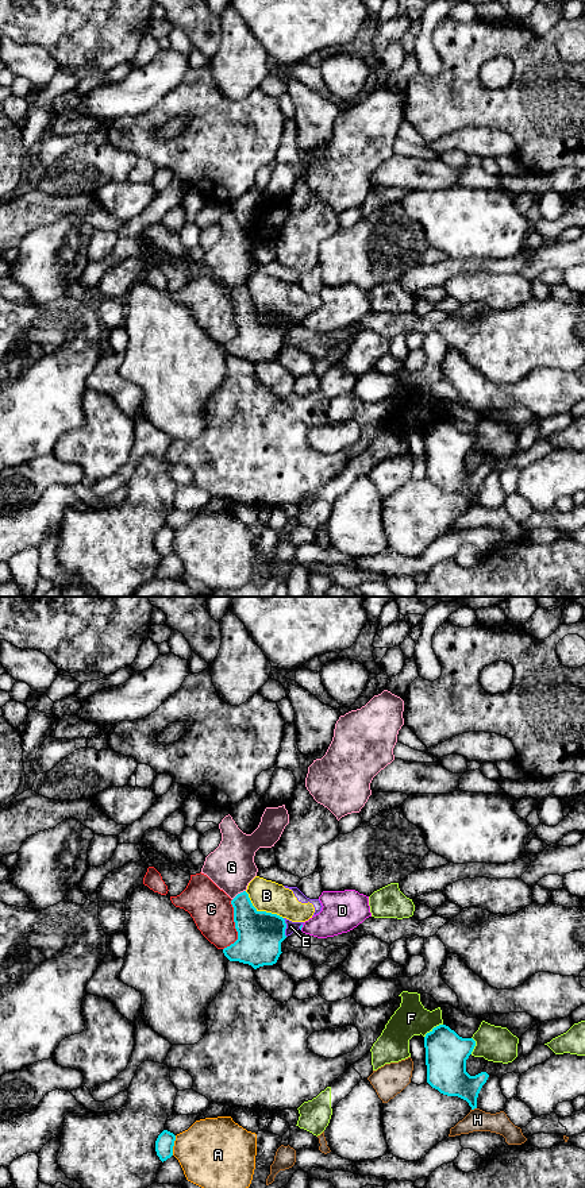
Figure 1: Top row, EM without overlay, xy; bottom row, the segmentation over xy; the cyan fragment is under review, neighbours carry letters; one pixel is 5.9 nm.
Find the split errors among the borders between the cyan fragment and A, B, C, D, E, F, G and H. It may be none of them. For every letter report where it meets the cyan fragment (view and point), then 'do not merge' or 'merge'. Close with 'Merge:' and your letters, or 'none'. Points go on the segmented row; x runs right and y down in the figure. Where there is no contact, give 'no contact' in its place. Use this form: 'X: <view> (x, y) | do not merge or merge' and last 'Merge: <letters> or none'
A: xy (173, 1145) | do not merge
B: xy (261, 911) | do not merge
C: xy (235, 926) | do not merge
D: xy (301, 926) | do not merge
E: xy (285, 928) | do not merge
F: xy (434, 1028) | do not merge
G: xy (238, 894) | merge
H: xy (473, 1109) | do not merge
Merge: G

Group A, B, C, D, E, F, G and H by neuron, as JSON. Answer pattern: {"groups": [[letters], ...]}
{"groups": [["A"], ["B", "E"], ["C"], ["D"], ["F"], ["G"], ["H"]]}

